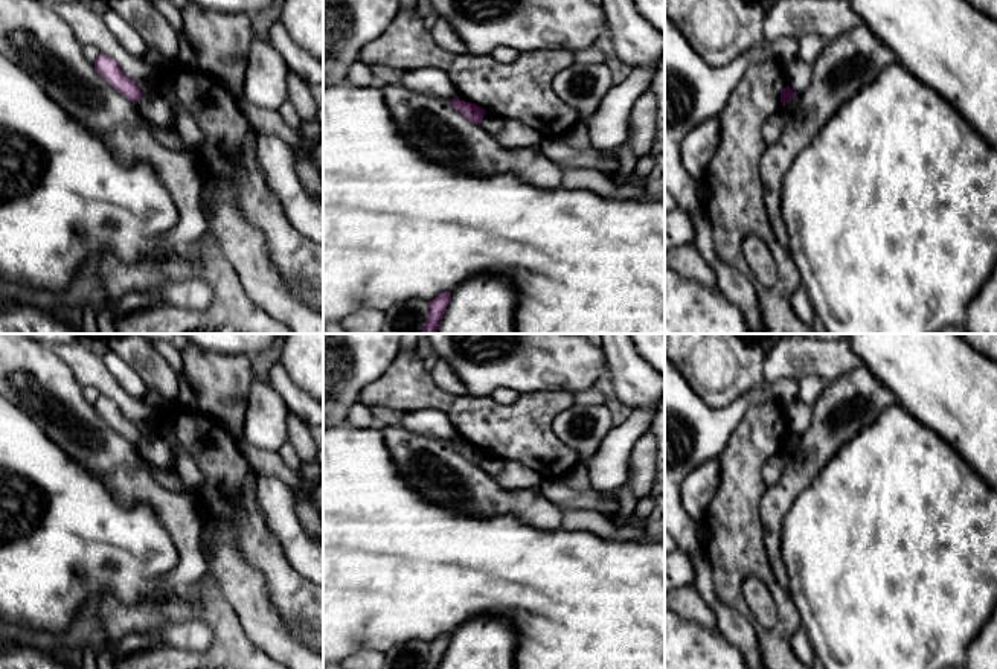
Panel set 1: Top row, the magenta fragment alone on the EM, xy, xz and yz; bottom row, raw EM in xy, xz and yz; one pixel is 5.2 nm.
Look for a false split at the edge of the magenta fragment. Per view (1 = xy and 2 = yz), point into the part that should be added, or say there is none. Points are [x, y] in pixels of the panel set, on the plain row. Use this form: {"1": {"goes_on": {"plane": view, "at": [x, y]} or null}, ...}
{"1": {"goes_on": null}, "2": {"goes_on": null}}

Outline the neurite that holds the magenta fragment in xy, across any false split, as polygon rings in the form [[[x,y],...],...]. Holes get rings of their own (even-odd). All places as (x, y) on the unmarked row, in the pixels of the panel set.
[[[99,395],[96,402],[93,404],[96,413],[119,434],[122,434],[128,442],[137,445],[140,442],[142,433],[140,430],[128,421],[117,404],[110,398]]]

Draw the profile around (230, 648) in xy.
[[[210,567],[198,582],[195,600],[175,594],[165,600],[123,605],[105,594],[96,616],[110,646],[117,646],[130,634],[152,634],[192,620],[201,620],[213,631],[204,651],[154,646],[117,657],[116,669],[288,669],[250,642]]]

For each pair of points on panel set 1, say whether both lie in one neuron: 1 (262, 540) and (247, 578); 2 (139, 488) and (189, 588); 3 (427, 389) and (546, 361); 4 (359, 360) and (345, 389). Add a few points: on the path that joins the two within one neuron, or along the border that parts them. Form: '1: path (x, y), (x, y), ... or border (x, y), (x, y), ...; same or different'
1: border (235, 534), (240, 553), (264, 576), (269, 590); different
2: path (165, 509), (186, 531), (189, 563); same
3: border (467, 392), (490, 395); different
4: path (351, 368), (345, 374), (345, 381); same

